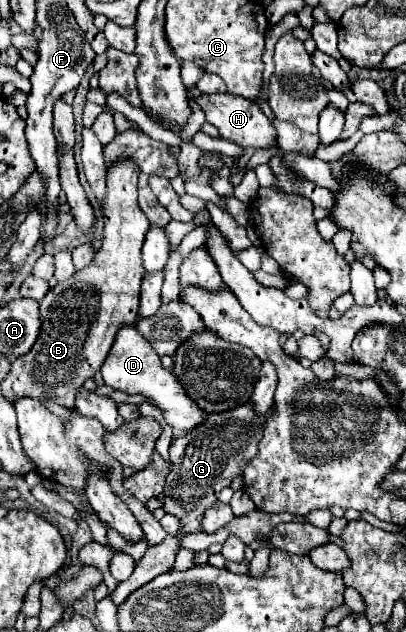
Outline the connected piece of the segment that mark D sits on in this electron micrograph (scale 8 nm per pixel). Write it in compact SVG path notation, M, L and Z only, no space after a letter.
M124 325L118 331L116 341L102 365L102 377L104 377L106 385L112 385L120 391L144 393L164 413L166 423L170 427L174 427L178 433L192 429L194 425L202 423L206 417L206 413L184 393L184 389L176 381L176 377L160 365L160 357L154 353L150 343L136 331L134 325Z

